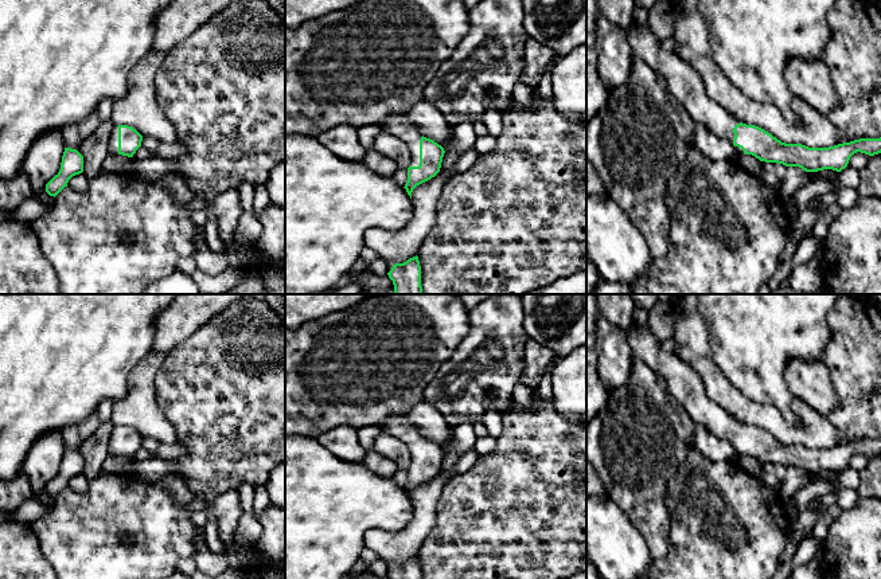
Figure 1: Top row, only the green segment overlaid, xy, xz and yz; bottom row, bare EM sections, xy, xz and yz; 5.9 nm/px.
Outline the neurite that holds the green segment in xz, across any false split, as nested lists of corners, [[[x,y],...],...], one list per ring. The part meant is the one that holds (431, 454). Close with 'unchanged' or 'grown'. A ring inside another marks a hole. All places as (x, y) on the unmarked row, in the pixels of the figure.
[[[391,416],[378,426],[383,429],[383,433],[401,439],[410,451],[410,467],[404,489],[412,500],[412,493],[417,486],[440,473],[445,451],[433,441],[424,438],[406,416]]] | grown

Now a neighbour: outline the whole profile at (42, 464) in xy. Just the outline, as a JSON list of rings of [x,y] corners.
[[[48,433],[32,443],[23,462],[31,498],[50,510],[54,506],[54,497],[46,493],[46,485],[58,476],[65,449],[62,433]]]

